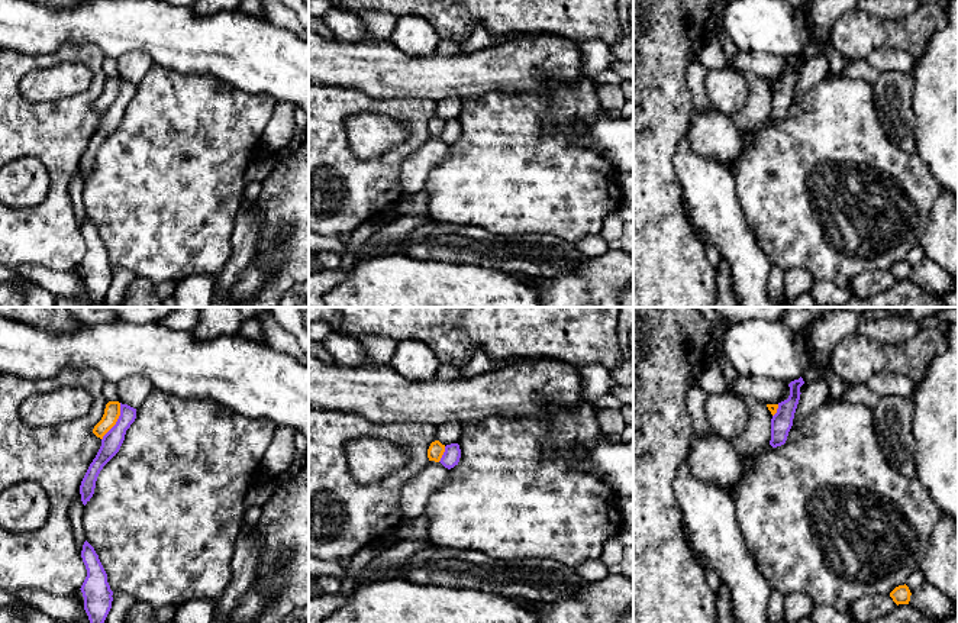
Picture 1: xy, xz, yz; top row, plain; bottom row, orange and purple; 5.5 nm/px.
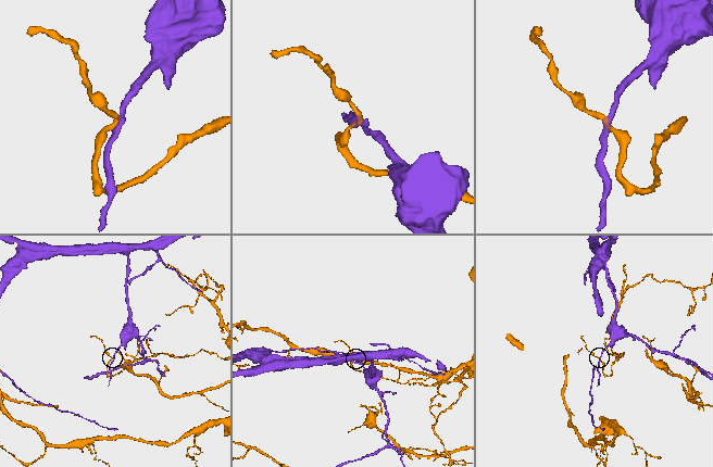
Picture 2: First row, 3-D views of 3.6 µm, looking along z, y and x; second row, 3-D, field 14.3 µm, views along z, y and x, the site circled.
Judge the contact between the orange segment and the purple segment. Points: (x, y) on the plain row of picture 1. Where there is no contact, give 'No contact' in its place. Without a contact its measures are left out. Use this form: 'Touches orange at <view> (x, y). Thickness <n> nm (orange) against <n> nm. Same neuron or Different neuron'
Touches orange at xy (116, 96). Thickness 90 nm (orange) against 110 nm. Different neuron

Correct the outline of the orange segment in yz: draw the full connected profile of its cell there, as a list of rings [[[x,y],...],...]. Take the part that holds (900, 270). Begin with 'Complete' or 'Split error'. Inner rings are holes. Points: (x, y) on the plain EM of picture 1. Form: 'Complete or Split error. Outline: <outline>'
Complete. Outline: [[[904,259],[904,261],[899,261],[896,262],[891,268],[890,268],[890,272],[893,274],[893,277],[899,281],[899,280],[909,280],[910,277],[910,265],[909,262]]]

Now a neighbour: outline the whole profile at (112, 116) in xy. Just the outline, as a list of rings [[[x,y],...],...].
[[[120,78],[120,91],[116,100],[103,112],[101,122],[81,156],[80,170],[84,181],[94,170],[96,156],[100,146],[119,127],[125,116],[126,106],[130,103],[135,94],[136,84]]]

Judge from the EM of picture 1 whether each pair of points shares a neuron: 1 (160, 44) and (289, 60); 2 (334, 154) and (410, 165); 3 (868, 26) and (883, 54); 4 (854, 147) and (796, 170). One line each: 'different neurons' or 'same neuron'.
1: same neuron
2: different neurons
3: different neurons
4: same neuron

